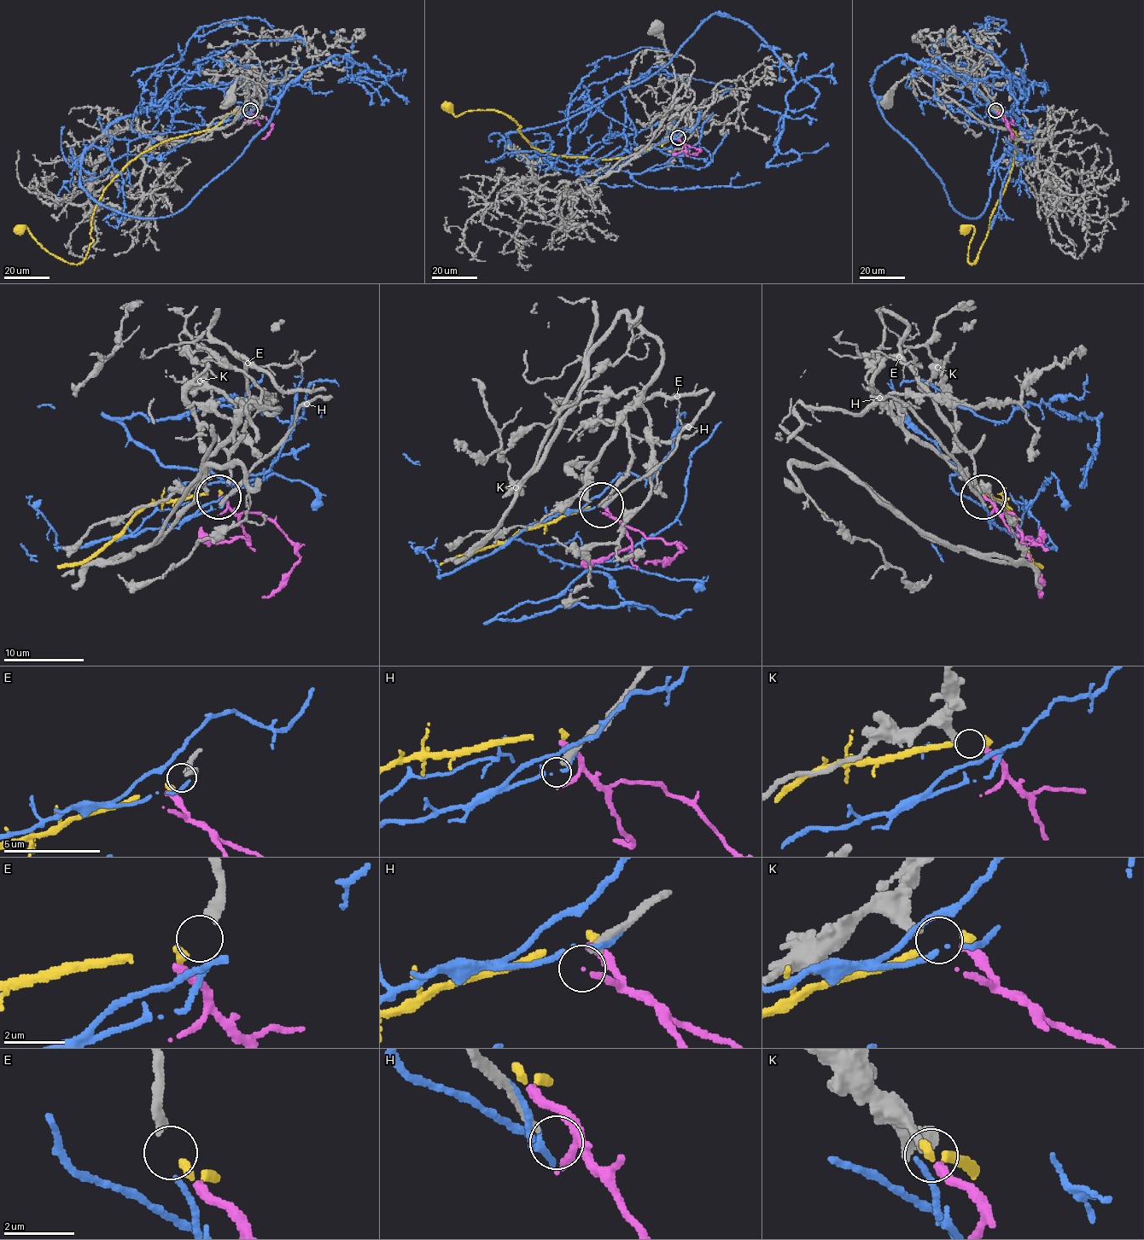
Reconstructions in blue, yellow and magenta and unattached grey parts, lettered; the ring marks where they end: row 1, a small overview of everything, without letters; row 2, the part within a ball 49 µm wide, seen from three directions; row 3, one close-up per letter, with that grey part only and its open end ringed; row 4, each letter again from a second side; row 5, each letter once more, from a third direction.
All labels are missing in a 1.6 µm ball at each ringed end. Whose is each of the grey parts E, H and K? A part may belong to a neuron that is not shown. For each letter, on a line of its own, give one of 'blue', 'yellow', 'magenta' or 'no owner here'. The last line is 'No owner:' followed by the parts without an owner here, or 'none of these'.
E: yellow
H: no owner here
K: magenta
No owner: H

